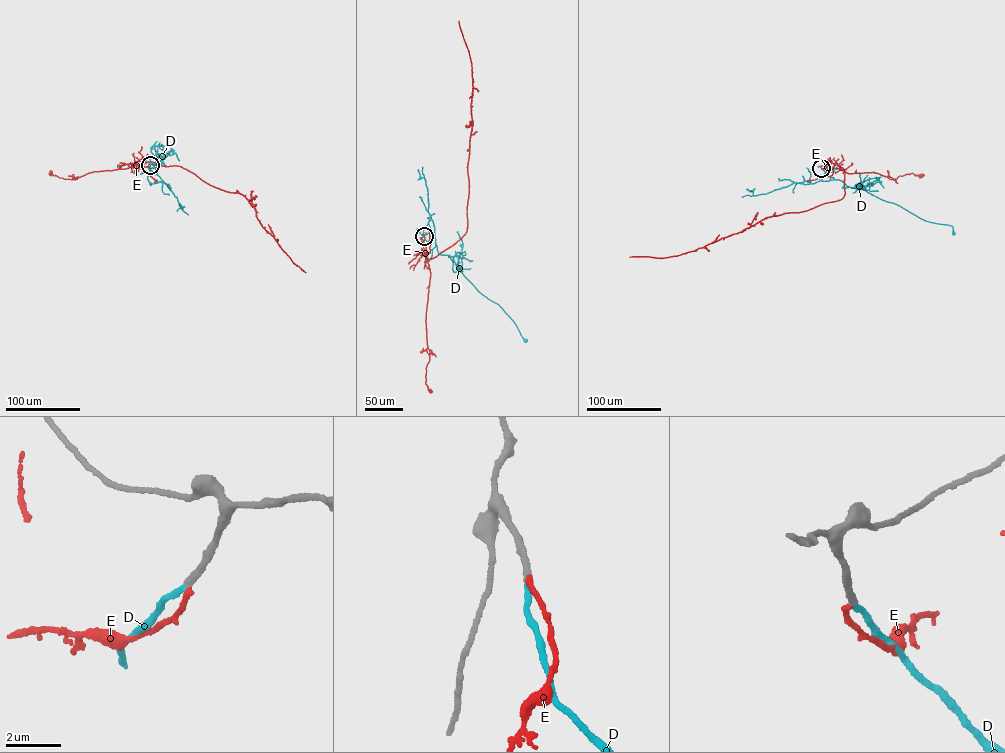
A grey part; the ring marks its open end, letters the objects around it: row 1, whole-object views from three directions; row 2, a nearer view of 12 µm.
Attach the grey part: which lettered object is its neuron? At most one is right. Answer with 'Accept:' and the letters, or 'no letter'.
Accept: D

